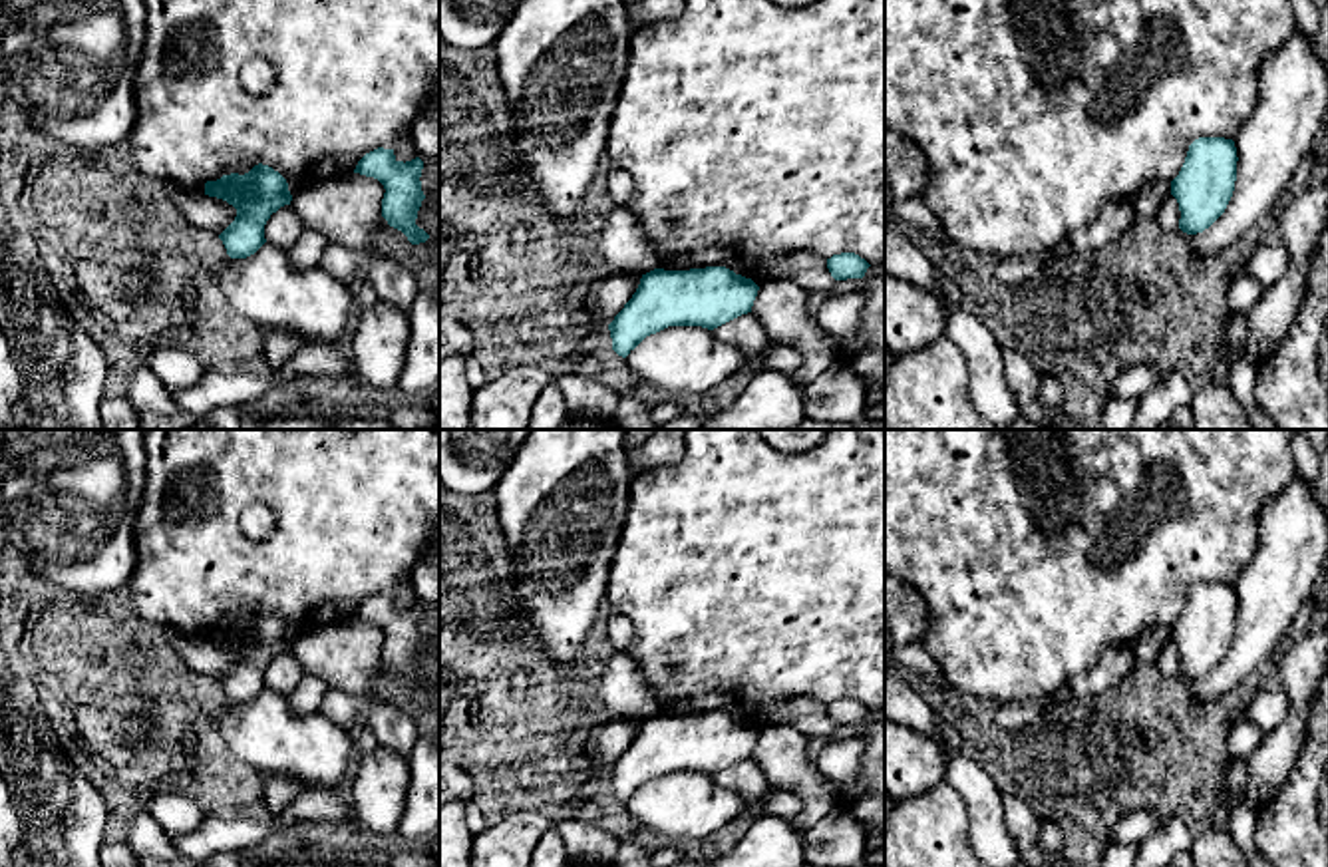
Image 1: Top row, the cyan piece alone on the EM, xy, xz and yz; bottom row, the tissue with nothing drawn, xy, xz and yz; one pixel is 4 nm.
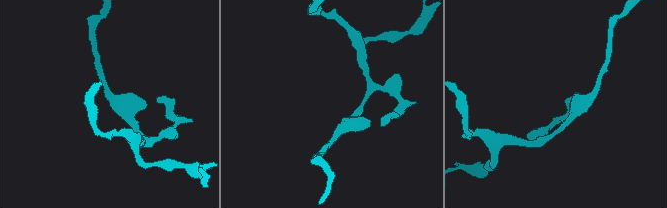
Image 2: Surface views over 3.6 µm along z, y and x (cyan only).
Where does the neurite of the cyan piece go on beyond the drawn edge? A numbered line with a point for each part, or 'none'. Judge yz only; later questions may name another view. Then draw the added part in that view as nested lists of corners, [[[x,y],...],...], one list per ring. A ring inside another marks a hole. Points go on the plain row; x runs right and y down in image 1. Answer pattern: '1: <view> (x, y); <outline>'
none

